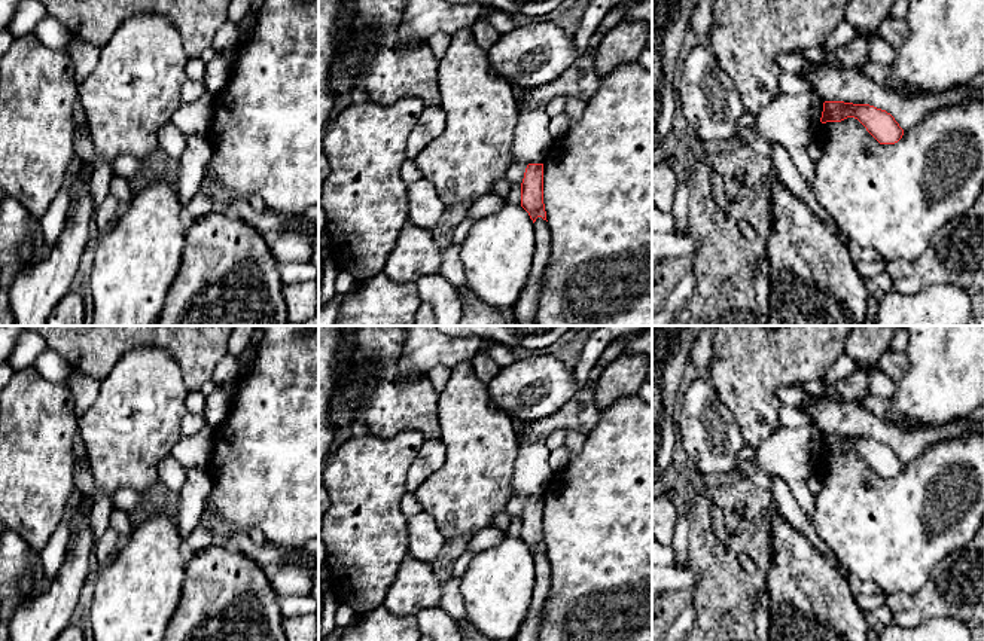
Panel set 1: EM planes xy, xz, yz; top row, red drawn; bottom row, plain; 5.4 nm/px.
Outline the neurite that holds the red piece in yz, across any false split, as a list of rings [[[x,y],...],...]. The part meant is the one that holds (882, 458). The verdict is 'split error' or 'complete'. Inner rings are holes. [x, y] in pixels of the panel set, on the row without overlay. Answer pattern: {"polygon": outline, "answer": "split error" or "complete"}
{"polygon": [[[825,434],[820,455],[841,455],[847,451],[857,452],[880,477],[895,477],[904,463],[886,443],[869,437],[853,437],[844,434]]], "answer": "complete"}

